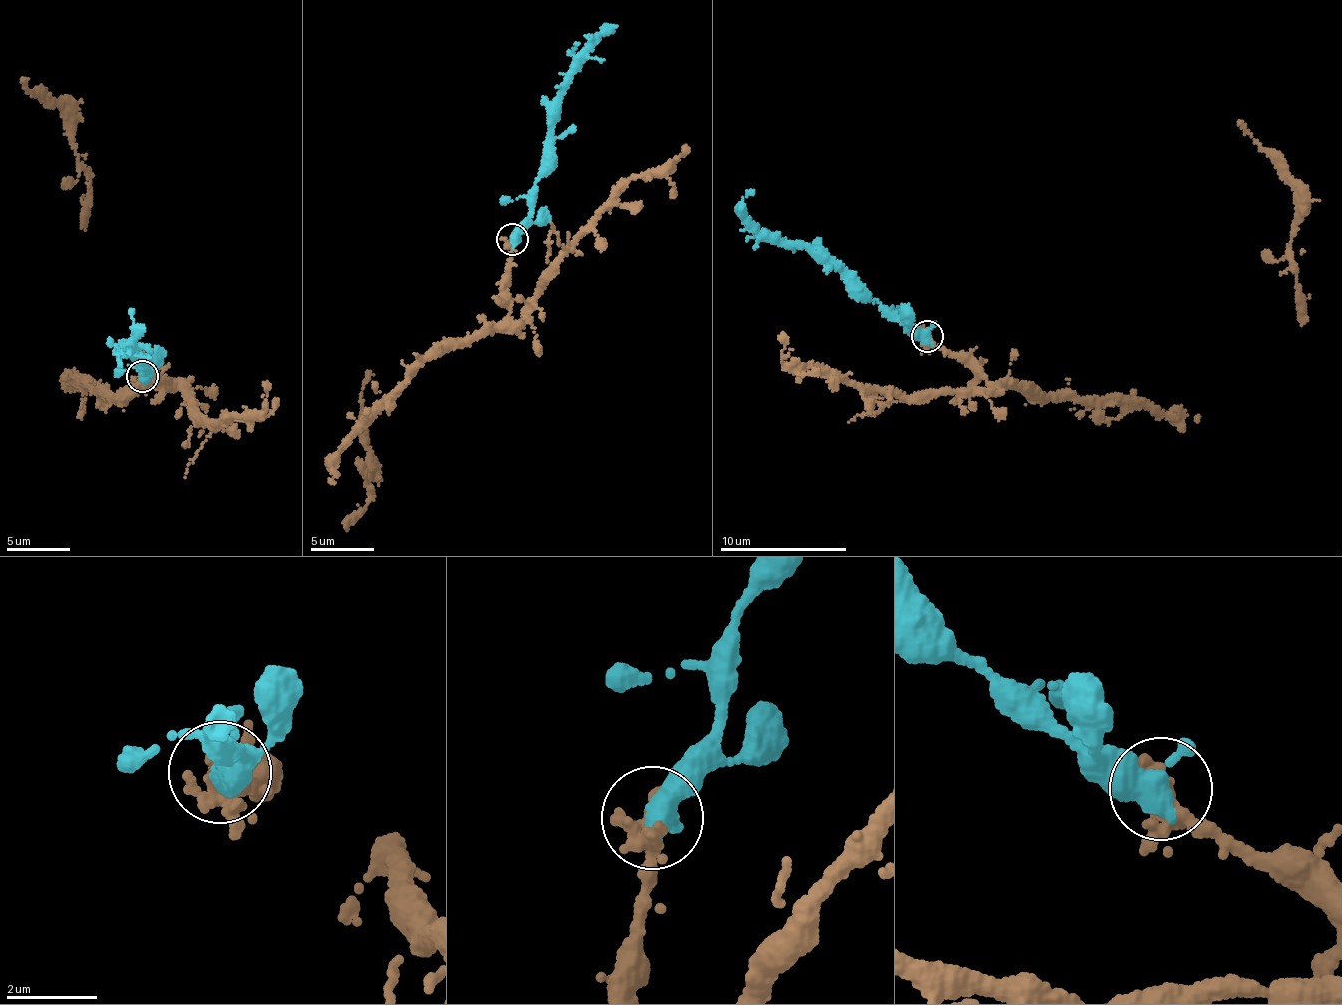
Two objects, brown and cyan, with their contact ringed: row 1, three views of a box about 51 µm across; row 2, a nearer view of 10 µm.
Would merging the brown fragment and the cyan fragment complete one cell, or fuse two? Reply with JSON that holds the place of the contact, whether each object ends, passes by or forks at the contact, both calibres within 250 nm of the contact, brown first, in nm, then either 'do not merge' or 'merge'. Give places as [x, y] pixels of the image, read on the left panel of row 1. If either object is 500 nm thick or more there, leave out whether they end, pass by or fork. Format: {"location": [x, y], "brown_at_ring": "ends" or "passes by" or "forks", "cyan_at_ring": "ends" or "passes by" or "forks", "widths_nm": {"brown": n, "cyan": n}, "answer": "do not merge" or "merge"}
{"location": [142, 376], "brown_at_ring": "forks", "cyan_at_ring": "passes by", "widths_nm": {"brown": 240, "cyan": 400}, "answer": "merge"}

